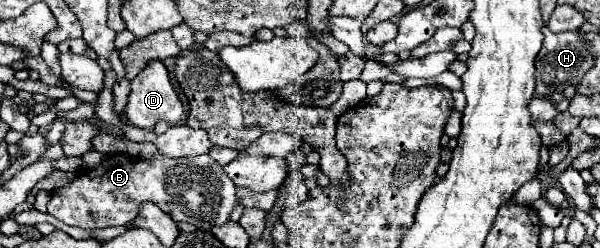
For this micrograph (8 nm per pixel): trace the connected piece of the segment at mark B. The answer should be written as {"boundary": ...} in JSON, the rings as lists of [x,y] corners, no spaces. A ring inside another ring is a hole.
{"boundary":[[[124,153],[104,155],[99,166],[78,175],[70,185],[52,191],[48,213],[66,225],[82,229],[126,225],[136,219],[138,203],[152,201],[174,221],[192,223],[198,229],[212,229],[230,219],[238,203],[236,185],[210,157],[140,157]]]}

